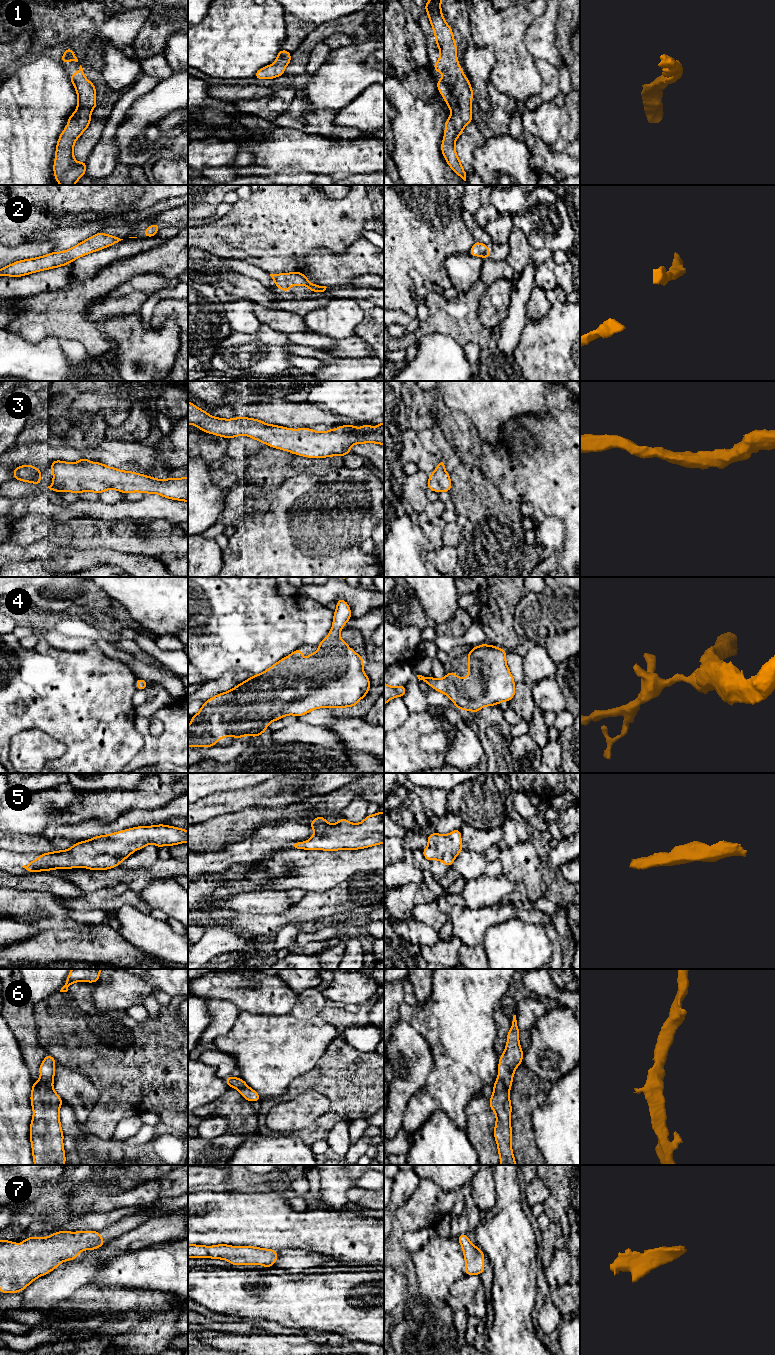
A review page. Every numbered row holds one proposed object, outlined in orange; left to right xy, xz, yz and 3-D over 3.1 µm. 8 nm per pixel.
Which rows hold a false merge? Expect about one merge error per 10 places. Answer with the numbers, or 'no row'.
no row

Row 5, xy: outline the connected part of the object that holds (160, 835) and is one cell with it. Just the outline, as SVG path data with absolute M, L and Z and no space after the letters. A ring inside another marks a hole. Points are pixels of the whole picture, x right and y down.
M164 824L138 826L109 835L95 836L78 842L67 850L41 853L38 859L21 867L28 872L76 867L106 870L118 867L135 850L140 850L148 844L160 848L185 842L188 842L188 831L185 829Z

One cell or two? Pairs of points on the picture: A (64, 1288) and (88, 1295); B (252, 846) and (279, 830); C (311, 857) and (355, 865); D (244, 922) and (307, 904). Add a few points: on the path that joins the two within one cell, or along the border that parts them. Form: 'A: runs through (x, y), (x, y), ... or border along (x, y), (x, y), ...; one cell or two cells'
A: border along (94, 1282), (81, 1286), (64, 1301); two cells
B: runs through (259, 845), (272, 837); one cell
C: runs through (322, 865), (344, 865); one cell
D: runs through (260, 922), (274, 922), (291, 916); one cell

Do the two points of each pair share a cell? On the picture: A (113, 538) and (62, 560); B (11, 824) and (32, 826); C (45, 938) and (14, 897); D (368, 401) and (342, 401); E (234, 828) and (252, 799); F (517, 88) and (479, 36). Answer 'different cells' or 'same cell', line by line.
A: different cells
B: same cell
C: different cells
D: same cell
E: different cells
F: same cell

